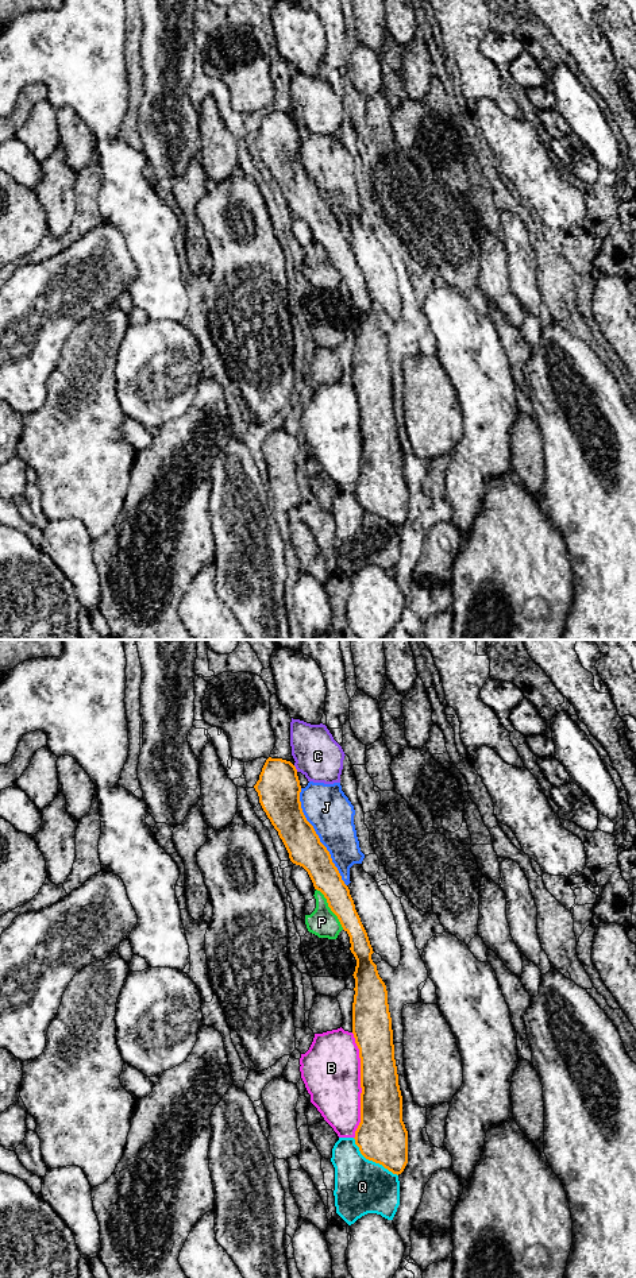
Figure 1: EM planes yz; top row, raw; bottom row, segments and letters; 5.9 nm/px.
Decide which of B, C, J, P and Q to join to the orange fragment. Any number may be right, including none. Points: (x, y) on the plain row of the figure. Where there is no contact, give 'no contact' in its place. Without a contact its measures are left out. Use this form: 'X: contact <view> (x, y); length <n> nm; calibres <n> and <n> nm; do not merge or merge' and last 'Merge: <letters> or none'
B: contact yz (361, 437); length 650 nm; calibres 260 and 360 nm; do not merge
C: contact yz (295, 120); length 50 nm; calibres 260 and 280 nm; do not merge
J: contact yz (318, 189); length 650 nm; calibres 200 and 280 nm; do not merge
P: contact yz (330, 259); length 300 nm; calibres 170 and 170 nm; do not merge
Q: contact yz (372, 512); length 360 nm; calibres 300 and 320 nm; do not merge
Merge: none

